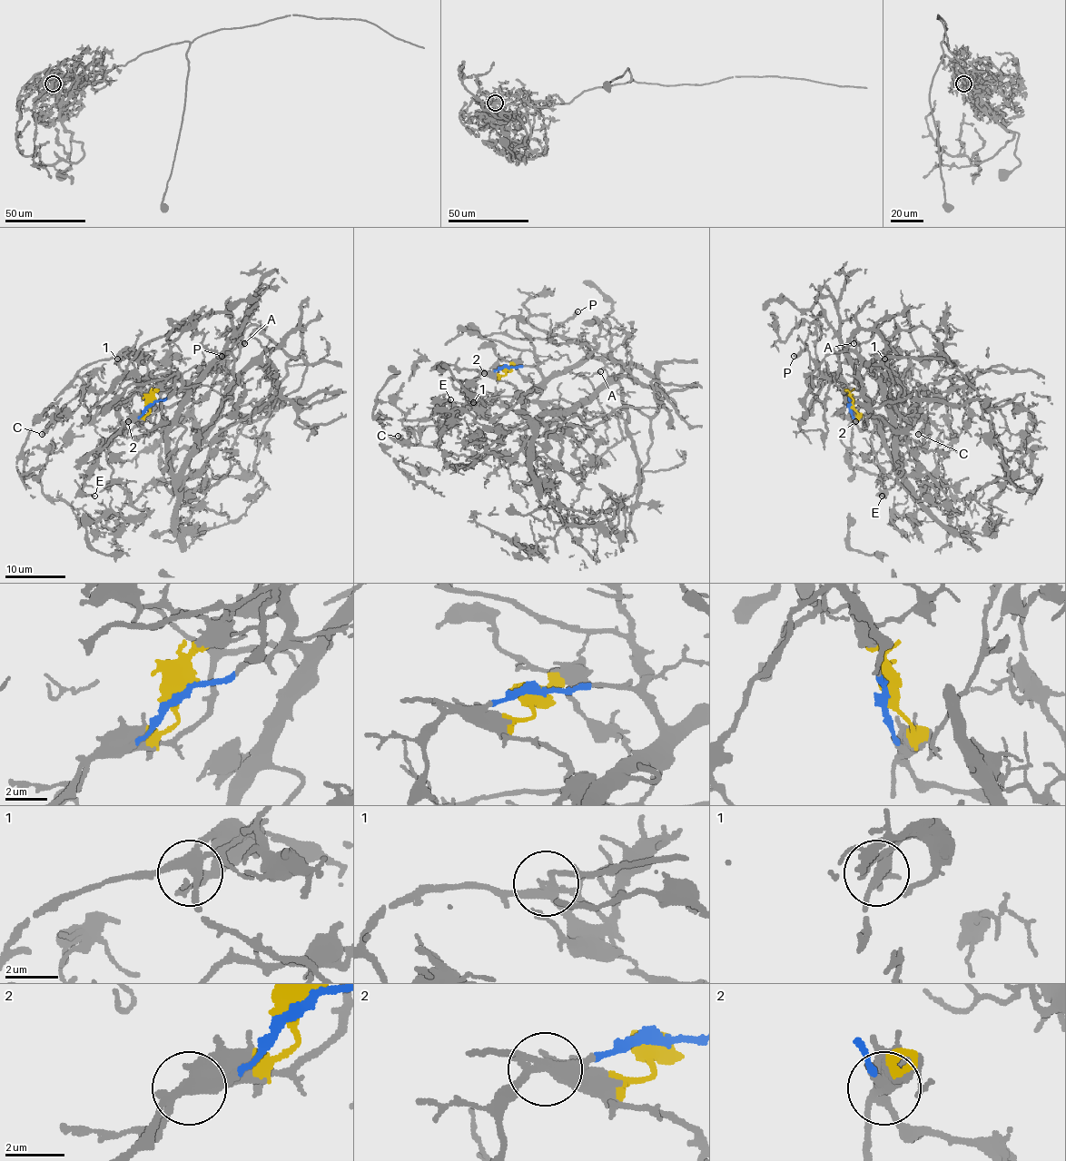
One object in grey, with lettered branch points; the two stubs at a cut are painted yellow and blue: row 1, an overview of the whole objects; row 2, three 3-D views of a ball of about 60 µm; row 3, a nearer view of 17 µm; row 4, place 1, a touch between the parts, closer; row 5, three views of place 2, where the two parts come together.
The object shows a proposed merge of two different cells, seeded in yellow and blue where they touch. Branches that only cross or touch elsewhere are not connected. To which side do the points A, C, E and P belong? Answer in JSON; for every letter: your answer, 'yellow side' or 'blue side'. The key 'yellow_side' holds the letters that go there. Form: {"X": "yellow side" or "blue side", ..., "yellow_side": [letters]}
{"A": "blue side", "C": "yellow side", "E": "yellow side", "P": "blue side", "yellow_side": ["C", "E"]}

